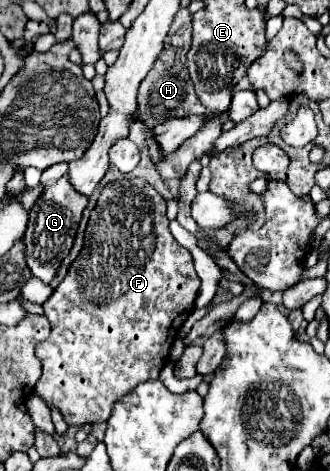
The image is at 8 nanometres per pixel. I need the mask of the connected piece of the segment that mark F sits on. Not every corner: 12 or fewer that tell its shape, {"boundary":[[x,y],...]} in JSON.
{"boundary":[[110,182],[42,306],[34,394],[108,420],[200,290],[166,200]]}

